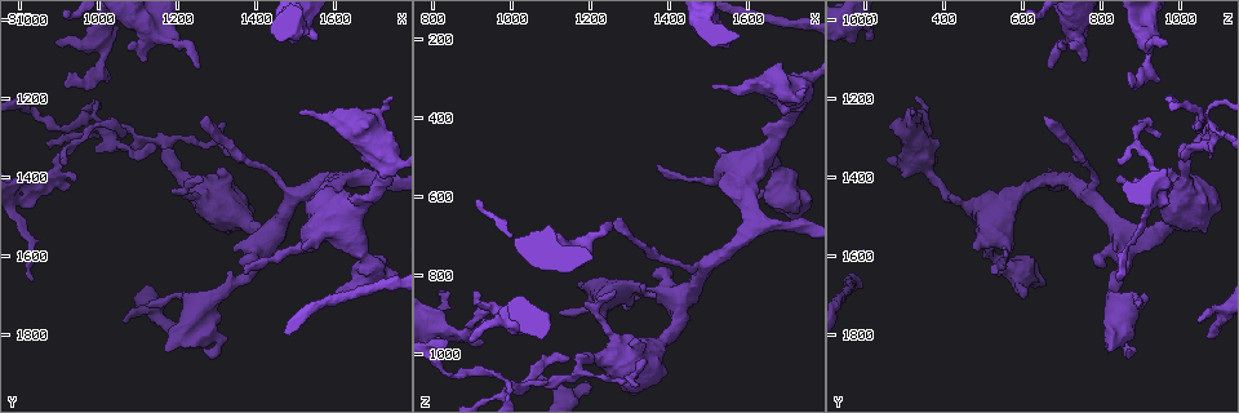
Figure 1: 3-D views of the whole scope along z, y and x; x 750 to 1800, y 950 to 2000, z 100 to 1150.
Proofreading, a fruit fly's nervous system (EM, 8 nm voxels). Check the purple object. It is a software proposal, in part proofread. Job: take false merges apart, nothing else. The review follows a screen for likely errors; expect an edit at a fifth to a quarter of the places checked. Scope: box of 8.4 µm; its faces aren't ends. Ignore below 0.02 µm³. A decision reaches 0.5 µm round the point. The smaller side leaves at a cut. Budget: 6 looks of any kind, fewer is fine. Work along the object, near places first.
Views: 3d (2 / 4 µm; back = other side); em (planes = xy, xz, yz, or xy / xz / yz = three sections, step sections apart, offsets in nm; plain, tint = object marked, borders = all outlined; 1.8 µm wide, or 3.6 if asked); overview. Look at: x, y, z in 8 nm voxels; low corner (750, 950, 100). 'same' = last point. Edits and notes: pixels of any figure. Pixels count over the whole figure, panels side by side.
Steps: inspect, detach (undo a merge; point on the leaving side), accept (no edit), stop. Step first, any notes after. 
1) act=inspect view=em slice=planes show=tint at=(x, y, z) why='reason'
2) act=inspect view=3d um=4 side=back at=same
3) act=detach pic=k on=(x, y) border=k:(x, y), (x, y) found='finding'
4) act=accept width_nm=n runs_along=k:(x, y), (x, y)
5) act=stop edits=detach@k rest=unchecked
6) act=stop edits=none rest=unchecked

act=inspect view=em slice=yz step=4 show=tint at=(815, 1420, 940) why='sudden change in width'

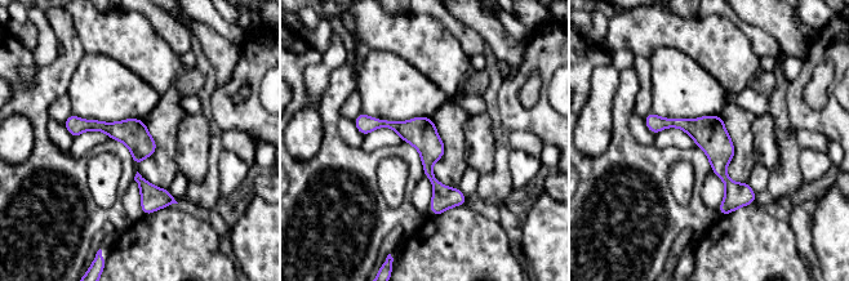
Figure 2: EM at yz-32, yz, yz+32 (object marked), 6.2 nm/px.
act=accept found='continuous, no second neuron'

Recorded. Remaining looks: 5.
act=inspect view=em slice=yz step=8 show=tint at=(1425, 1550, 870) why='four-way junction'

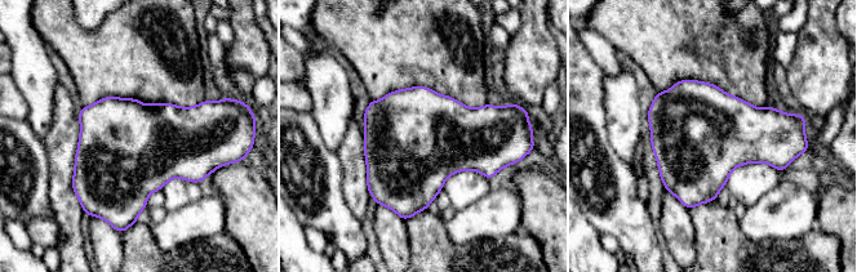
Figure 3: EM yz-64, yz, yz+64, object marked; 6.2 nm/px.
act=accept found='all the same neuron'

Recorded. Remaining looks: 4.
act=inspect view=em slice=xy step=16 show=tint at=(1175, 1345, 1010) why='narrows sharply'

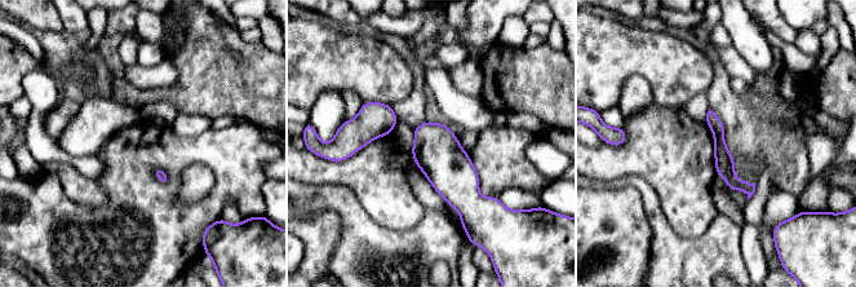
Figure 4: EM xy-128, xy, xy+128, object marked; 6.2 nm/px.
act=detach pic=4 on=(714, 123) width_nm=100 border=4:(713, 129), (722, 136) found='a second neuron is stuck on'

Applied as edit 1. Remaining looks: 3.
act=stop edits=detach@4 rest=unchecked

